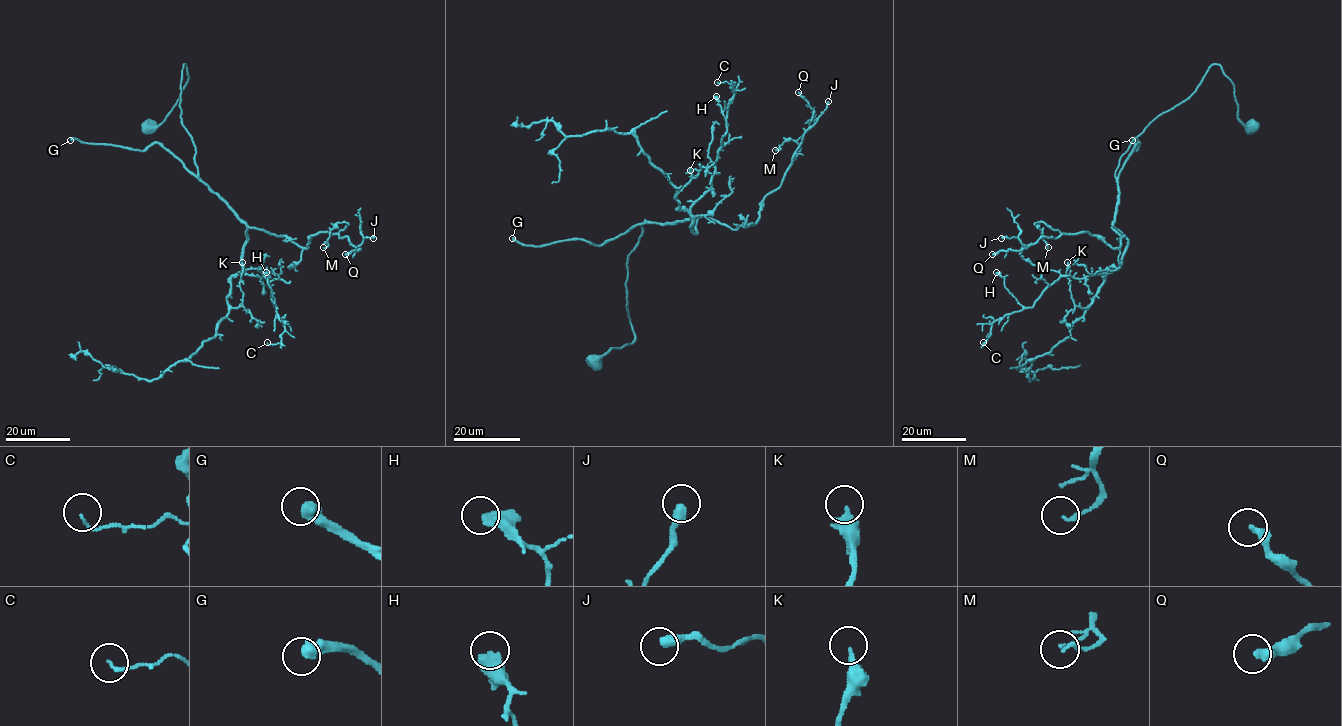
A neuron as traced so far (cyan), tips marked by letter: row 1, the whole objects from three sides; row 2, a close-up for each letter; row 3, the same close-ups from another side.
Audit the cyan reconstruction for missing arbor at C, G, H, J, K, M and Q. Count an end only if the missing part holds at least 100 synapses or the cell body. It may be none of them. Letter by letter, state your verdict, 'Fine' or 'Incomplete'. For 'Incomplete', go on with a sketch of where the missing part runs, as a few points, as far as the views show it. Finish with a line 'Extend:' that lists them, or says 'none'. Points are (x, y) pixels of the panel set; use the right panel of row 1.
C: Fine
G: Incomplete. Course of what is missing: (1132, 140), (1114, 153), (1091, 132), (1166, 108), (1152, 153), (1180, 196), (1151, 288), (1096, 287), (1032, 315)
H: Fine
J: Fine
K: Fine
M: Fine
Q: Fine
Extend: G

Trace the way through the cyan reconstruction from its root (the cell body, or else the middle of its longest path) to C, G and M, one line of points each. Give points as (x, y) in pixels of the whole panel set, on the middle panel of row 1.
C: (596, 360), (634, 340), (627, 259), (641, 225), (696, 218), (695, 232), (735, 91), (717, 82)
G: (596, 360), (634, 340), (627, 310), (627, 259), (644, 220), (601, 245), (571, 239), (530, 246), (512, 238)
M: (596, 360), (634, 340), (627, 259), (645, 220), (753, 225), (799, 146), (786, 140), (775, 150)

